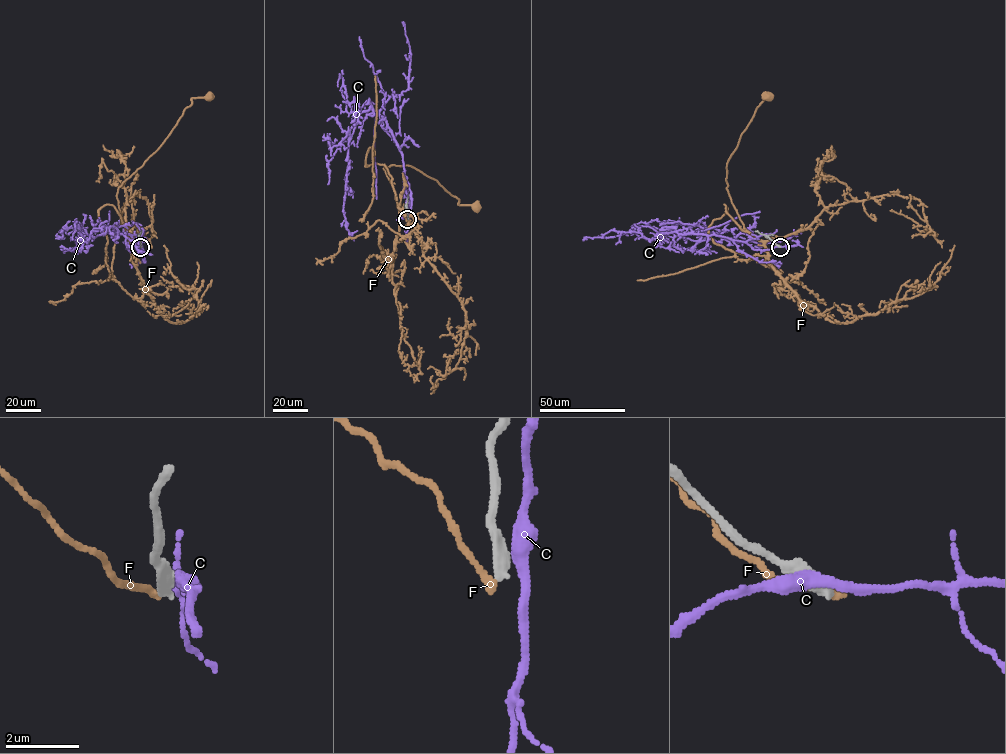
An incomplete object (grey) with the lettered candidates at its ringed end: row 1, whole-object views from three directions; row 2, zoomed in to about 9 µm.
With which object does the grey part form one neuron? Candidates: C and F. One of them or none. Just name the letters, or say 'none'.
none

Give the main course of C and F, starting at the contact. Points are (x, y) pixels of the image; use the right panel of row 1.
C: (779, 246), (754, 250), (724, 237), (669, 228), (759, 243), (791, 235)
F: (780, 246), (771, 240), (756, 239), (744, 227), (731, 202), (725, 179), (728, 160), (756, 108), (767, 96)

